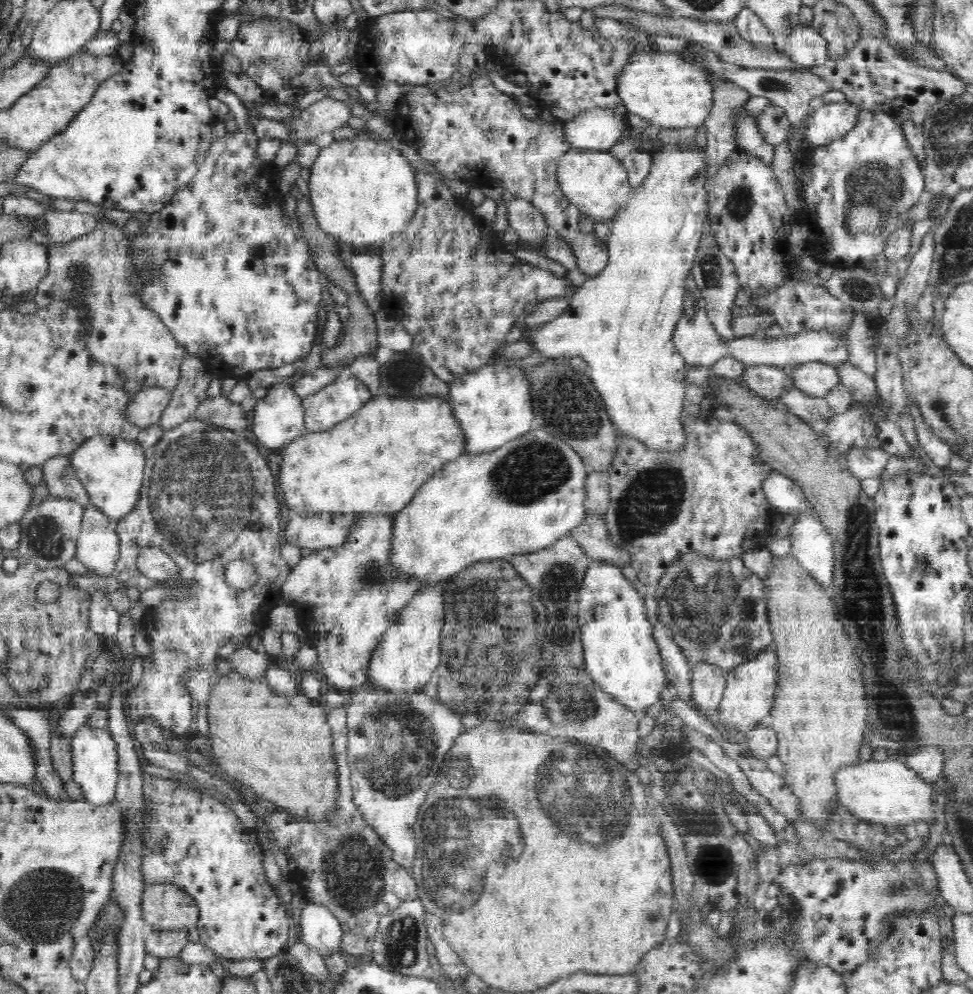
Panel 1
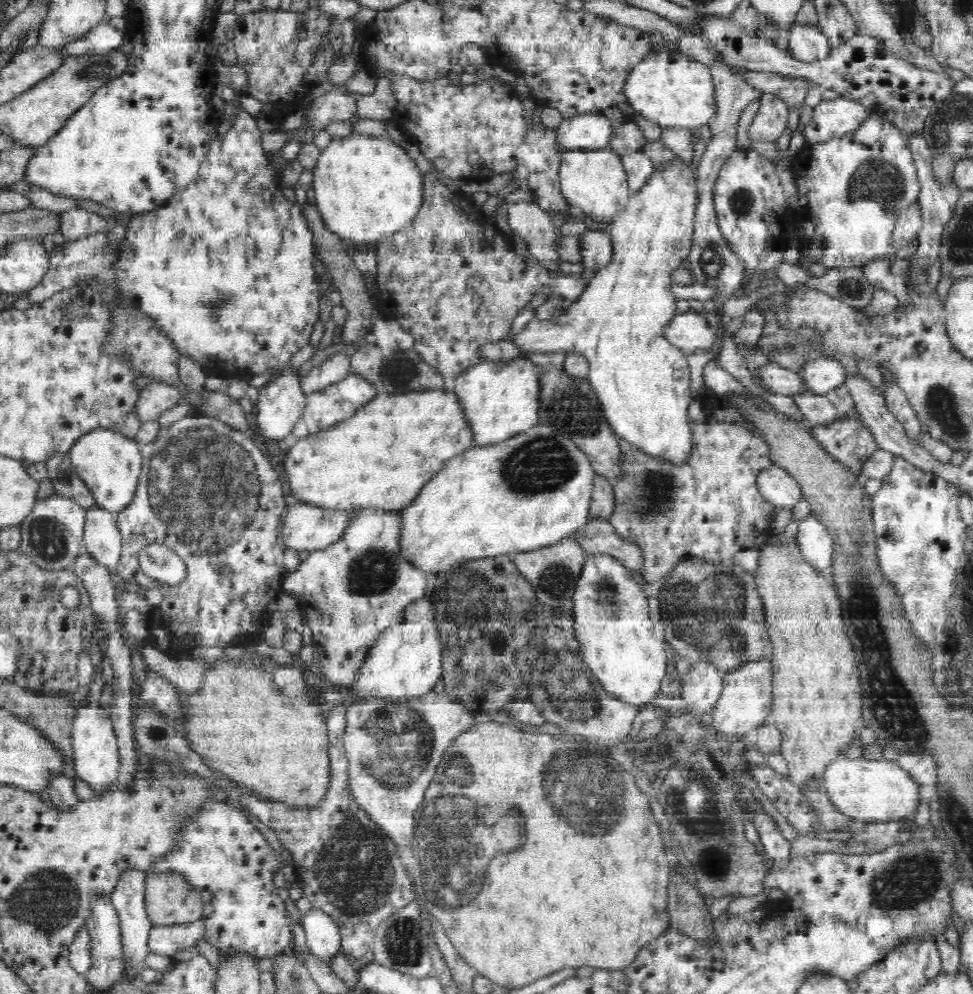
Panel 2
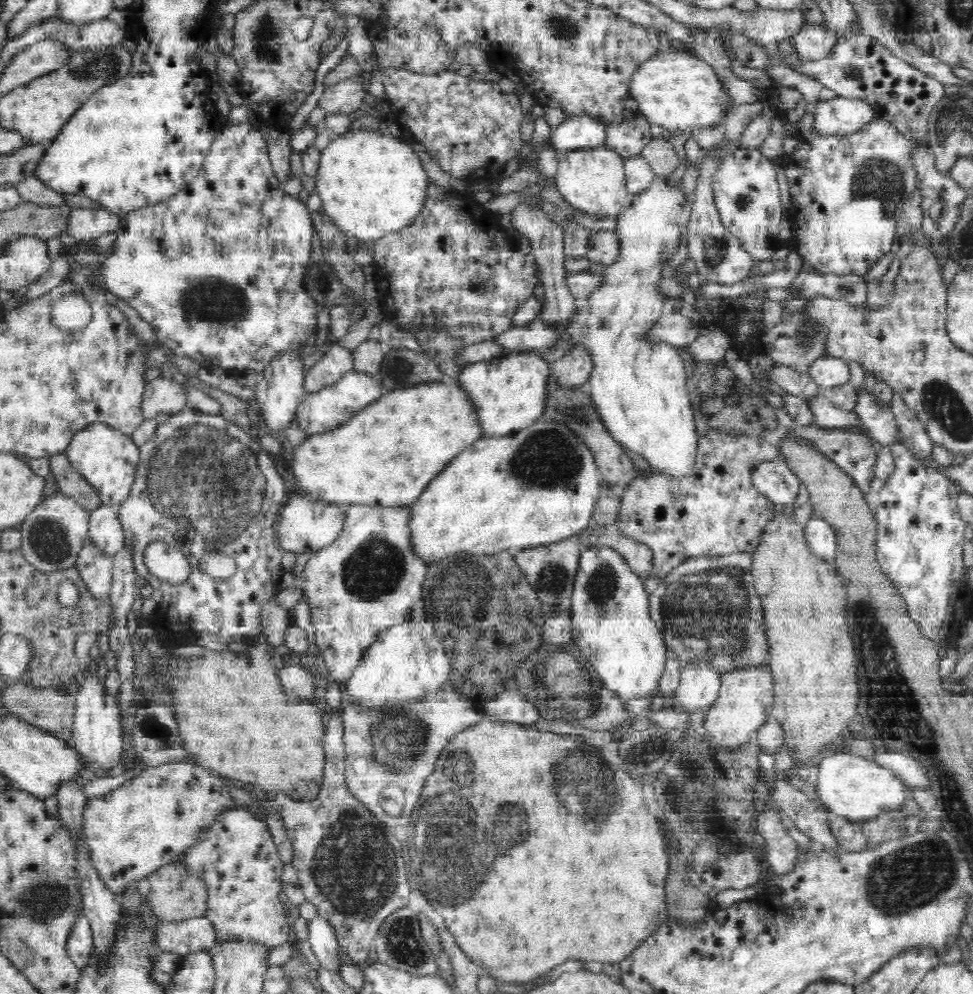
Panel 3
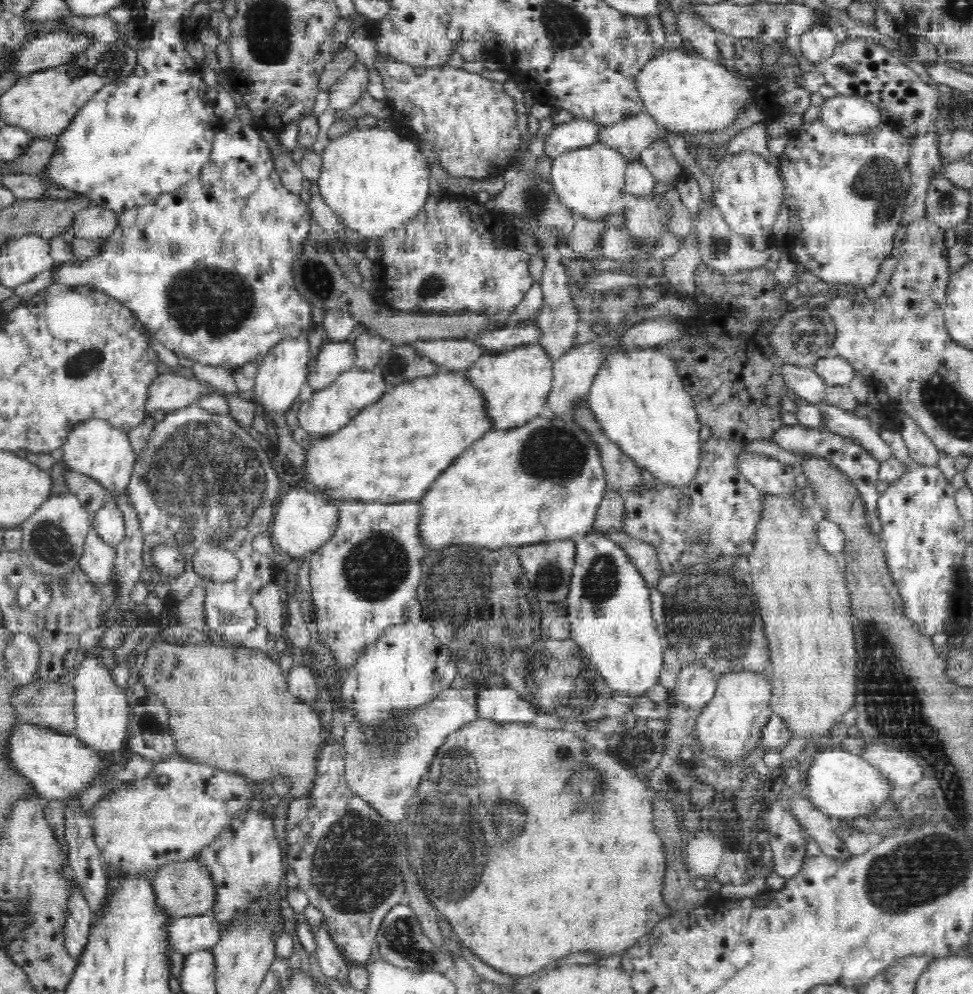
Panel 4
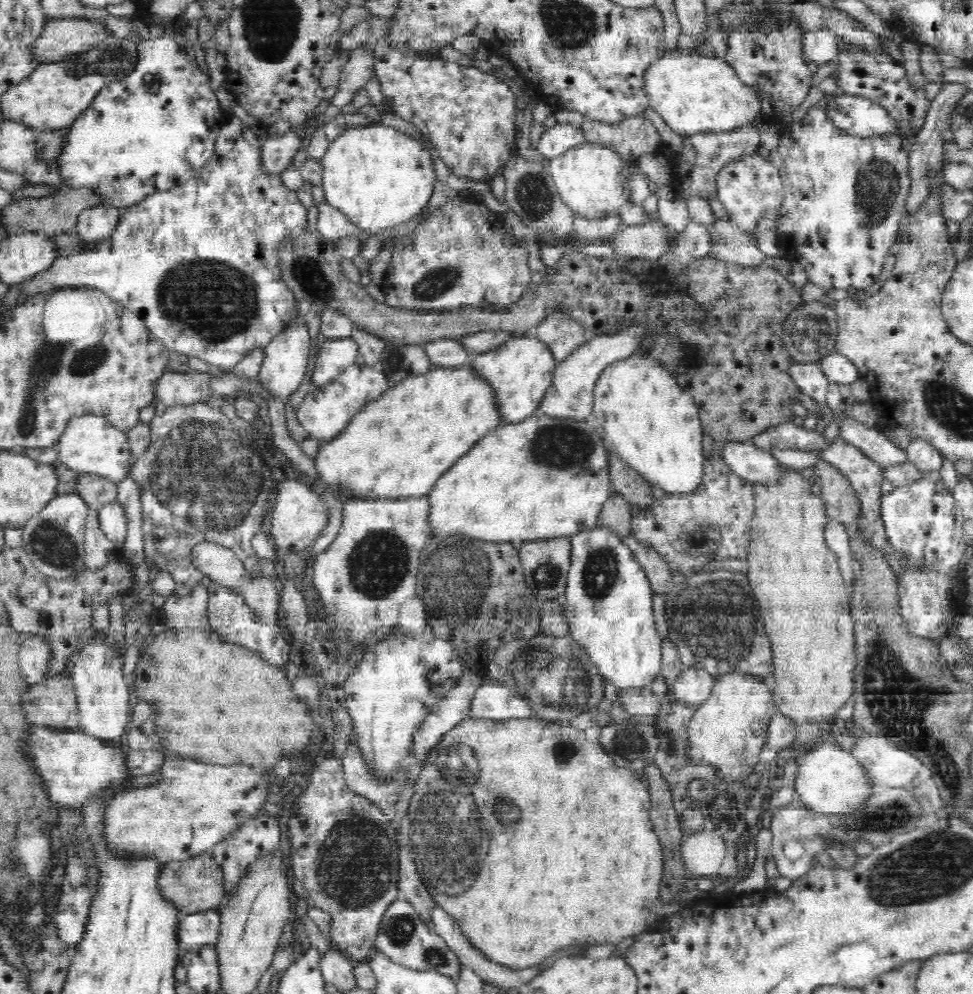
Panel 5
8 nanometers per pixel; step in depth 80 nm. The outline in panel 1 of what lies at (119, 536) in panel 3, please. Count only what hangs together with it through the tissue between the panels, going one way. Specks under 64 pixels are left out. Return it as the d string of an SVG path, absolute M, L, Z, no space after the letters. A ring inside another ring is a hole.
M92 504L85 507L75 556L101 576L112 575L120 558L117 522Z

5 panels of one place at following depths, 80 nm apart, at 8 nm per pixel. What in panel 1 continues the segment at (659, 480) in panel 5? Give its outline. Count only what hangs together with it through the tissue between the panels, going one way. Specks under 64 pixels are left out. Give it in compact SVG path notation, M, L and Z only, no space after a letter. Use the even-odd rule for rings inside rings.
M669 146L665 147L662 154L653 157L650 174L648 174L646 180L637 189L632 190L630 200L626 203L626 206L622 207L618 214L609 221L611 229L607 240L609 261L604 270L593 277L589 277L587 281L581 284L578 292L569 299L566 312L563 312L550 322L540 324L540 326L526 326L521 337L522 342L525 342L526 346L530 346L532 350L540 353L545 360L558 360L574 356L584 359L590 369L588 378L600 397L602 397L603 405L606 406L607 414L613 426L622 432L622 436L638 441L638 443L642 443L650 450L654 450L654 452L677 453L686 449L684 446L687 444L686 424L683 422L682 412L684 412L686 403L686 375L692 366L686 363L686 359L674 347L672 330L674 330L678 318L684 314L685 306L683 302L687 298L684 293L686 288L685 281L692 266L692 260L694 254L696 254L700 236L702 236L702 216L704 216L704 206L706 206L706 200L708 199L708 194L704 192L704 174L706 174L706 169L704 169L704 149L699 150L695 147L690 152L681 152Z

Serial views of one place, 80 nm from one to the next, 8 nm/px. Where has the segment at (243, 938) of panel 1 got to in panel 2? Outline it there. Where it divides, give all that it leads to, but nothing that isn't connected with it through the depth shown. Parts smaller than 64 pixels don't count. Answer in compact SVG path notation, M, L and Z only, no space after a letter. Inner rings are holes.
M220 802L206 809L198 822L186 830L186 844L170 854L165 861L154 866L154 872L178 871L202 891L205 908L202 920L207 926L207 942L222 953L230 950L250 950L262 959L291 951L293 935L289 924L285 902L280 899L280 888L274 884L274 874L283 867L276 850L270 846L266 836L250 822L248 812L232 802Z

